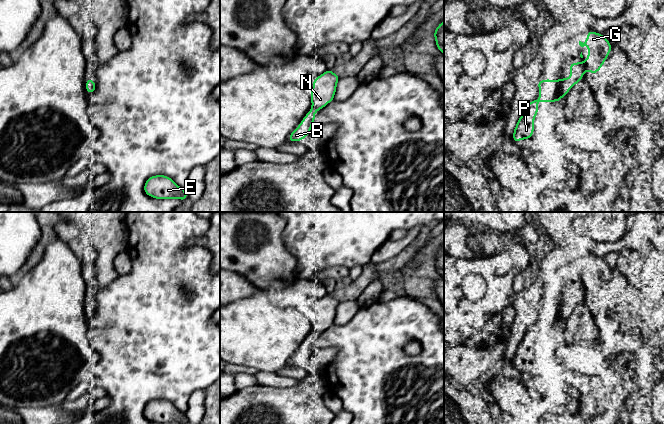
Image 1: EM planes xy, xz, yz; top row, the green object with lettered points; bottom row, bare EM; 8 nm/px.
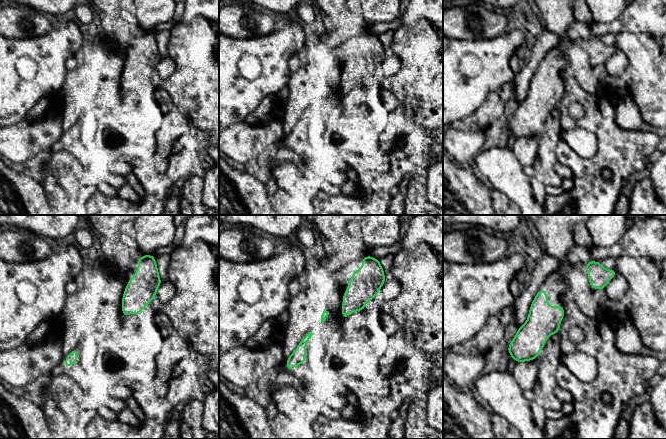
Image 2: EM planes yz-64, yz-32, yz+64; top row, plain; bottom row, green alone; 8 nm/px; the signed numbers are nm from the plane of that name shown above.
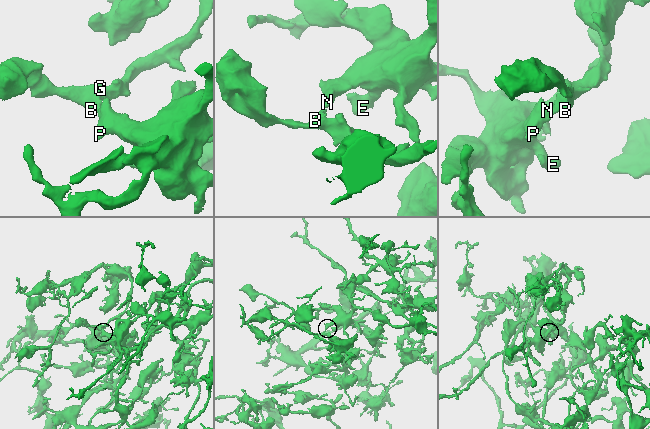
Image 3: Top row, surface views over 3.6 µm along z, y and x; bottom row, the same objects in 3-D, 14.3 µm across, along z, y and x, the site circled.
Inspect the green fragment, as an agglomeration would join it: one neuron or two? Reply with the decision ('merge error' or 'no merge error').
no merge error

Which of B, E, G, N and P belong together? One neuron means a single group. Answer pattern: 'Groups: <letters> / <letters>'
Groups: B E G N P

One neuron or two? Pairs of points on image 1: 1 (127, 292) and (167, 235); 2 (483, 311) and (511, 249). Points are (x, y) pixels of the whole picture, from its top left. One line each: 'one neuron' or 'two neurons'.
1: one neuron
2: one neuron

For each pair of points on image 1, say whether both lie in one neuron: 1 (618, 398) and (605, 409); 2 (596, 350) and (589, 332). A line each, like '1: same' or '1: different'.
1: same
2: different

